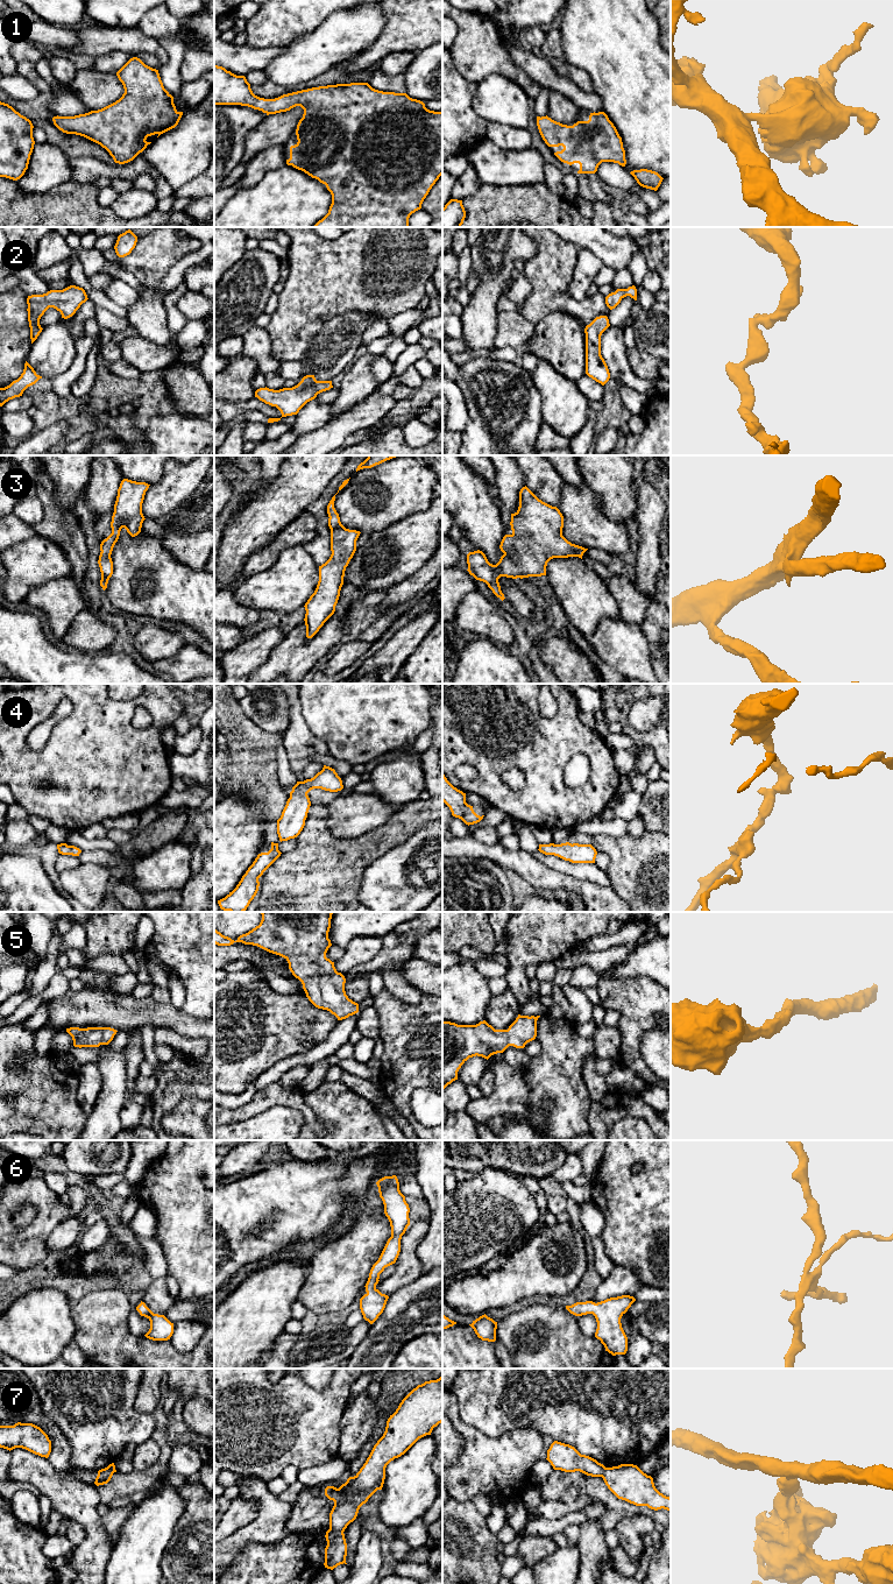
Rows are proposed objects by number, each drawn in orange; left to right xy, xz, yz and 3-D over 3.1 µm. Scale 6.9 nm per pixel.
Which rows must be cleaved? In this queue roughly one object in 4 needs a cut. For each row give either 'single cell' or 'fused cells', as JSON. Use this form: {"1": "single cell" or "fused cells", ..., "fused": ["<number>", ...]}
{"1": "single cell", "2": "single cell", "3": "single cell", "4": "single cell", "5": "single cell", "6": "single cell", "7": "fused cells", "fused": ["7"]}

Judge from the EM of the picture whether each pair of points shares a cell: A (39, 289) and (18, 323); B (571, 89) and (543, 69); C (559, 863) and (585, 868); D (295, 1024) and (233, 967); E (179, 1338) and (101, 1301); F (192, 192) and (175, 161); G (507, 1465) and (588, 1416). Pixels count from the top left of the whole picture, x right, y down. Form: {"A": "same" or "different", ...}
{"A": "different", "B": "same", "C": "same", "D": "different", "E": "different", "F": "different", "G": "different"}

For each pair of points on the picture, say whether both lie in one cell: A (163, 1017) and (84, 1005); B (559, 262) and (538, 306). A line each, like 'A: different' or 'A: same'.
A: same
B: same

